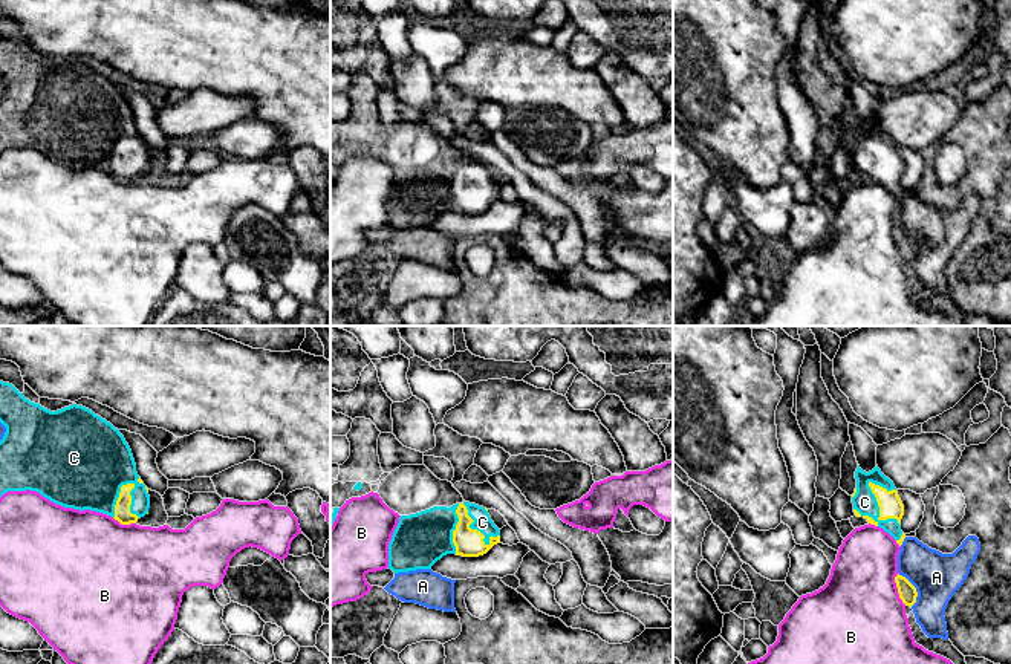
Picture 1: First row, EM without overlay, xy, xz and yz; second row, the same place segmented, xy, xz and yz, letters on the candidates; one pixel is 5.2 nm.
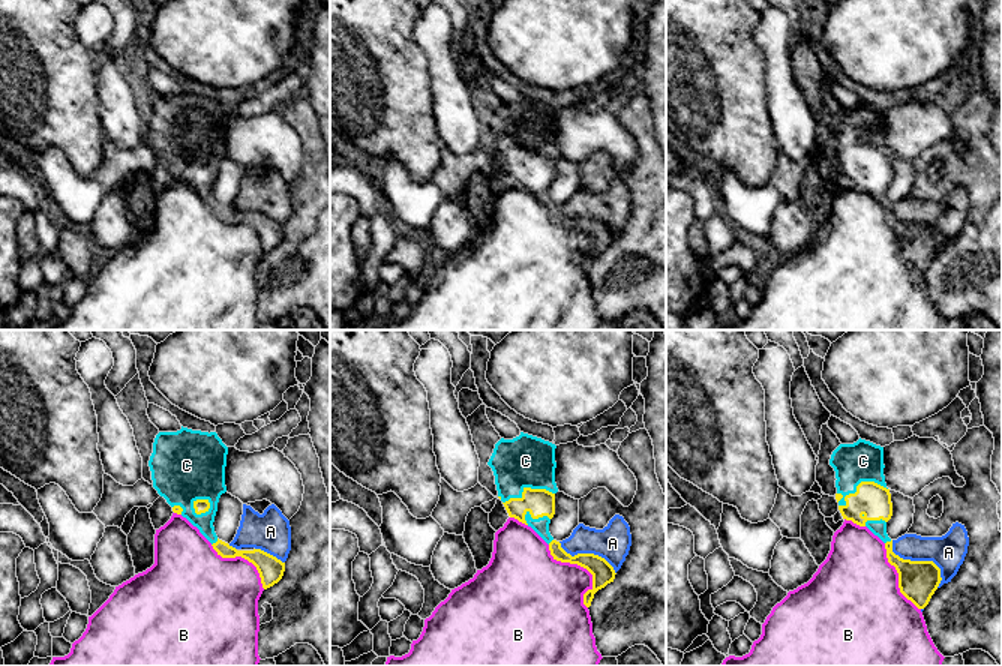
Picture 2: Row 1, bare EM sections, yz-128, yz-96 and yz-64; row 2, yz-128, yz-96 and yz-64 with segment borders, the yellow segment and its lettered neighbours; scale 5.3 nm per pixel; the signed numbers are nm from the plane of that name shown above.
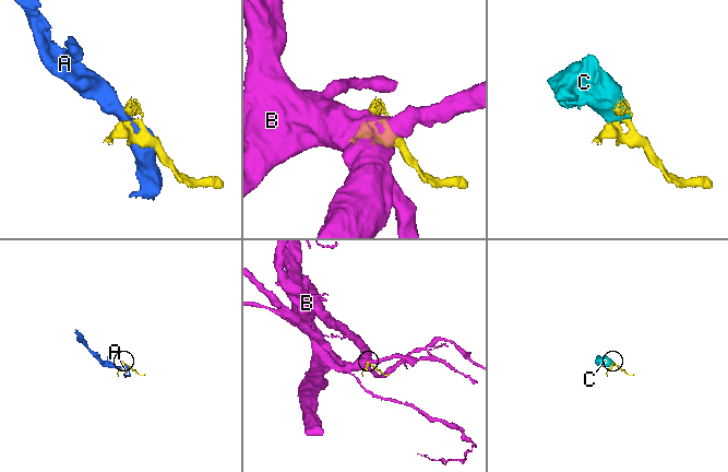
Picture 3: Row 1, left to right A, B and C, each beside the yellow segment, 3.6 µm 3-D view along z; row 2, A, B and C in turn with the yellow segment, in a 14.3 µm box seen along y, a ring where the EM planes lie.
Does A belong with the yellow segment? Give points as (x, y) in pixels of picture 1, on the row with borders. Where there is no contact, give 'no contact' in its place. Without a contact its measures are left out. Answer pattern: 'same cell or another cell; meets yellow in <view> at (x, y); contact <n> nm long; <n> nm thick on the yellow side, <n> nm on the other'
another cell; meets yellow in yz at (915, 589); contact 190 nm long; 100 nm thick on the yellow side, 260 nm on the other

